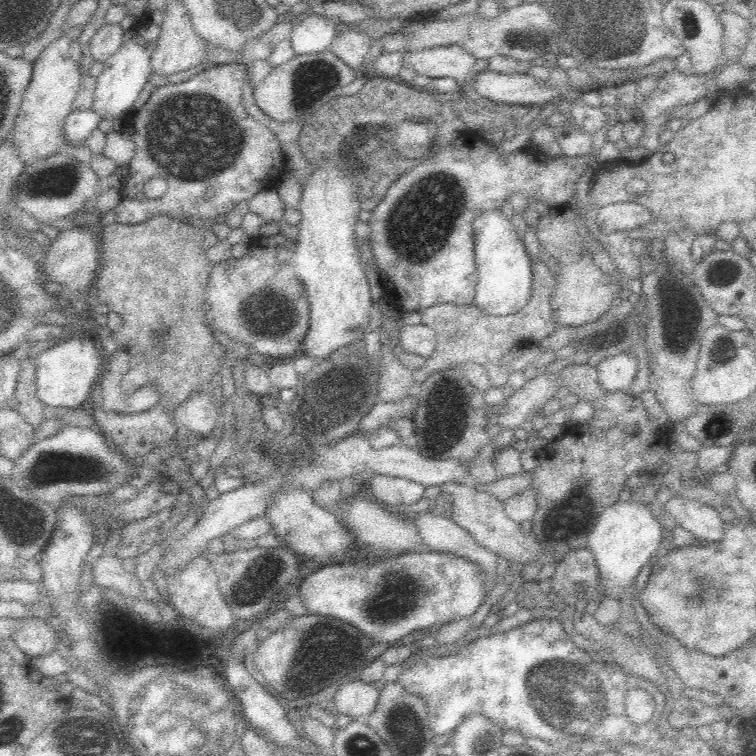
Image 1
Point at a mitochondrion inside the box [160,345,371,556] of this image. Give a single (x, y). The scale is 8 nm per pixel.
(334, 392)

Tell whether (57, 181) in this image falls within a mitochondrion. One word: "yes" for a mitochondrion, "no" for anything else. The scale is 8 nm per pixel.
yes

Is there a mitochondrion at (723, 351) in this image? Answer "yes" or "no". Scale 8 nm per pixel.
yes

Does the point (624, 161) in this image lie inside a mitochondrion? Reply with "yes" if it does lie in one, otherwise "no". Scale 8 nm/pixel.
no

